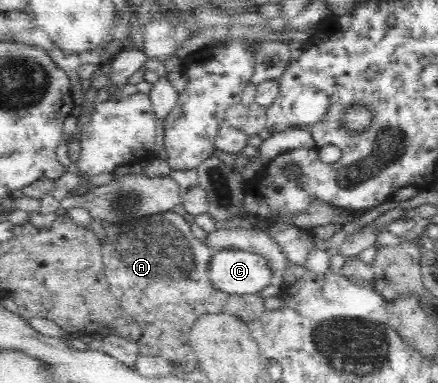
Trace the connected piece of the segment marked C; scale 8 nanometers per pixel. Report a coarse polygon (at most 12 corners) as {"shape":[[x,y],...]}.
{"shape":[[223,248],[209,264],[212,284],[230,295],[270,286],[268,259]]}

